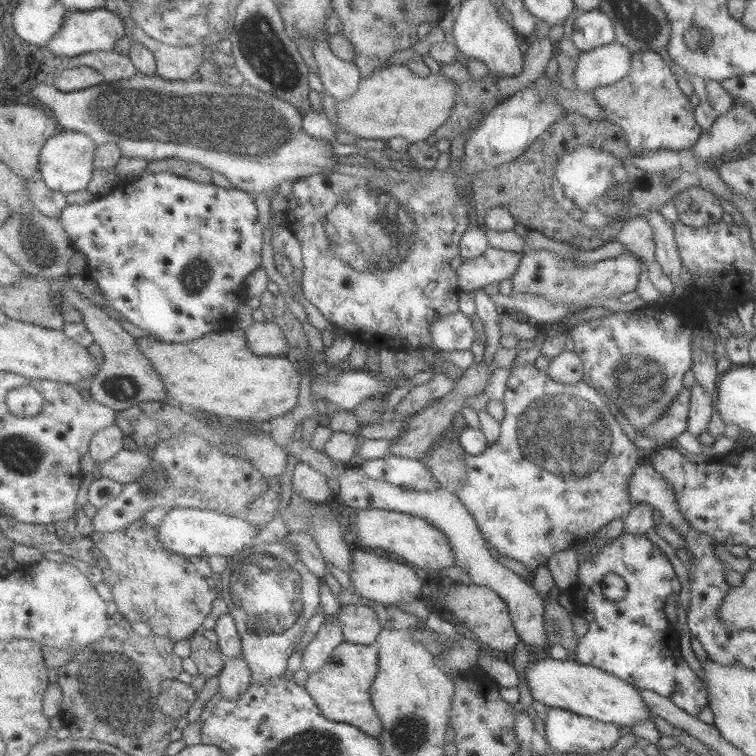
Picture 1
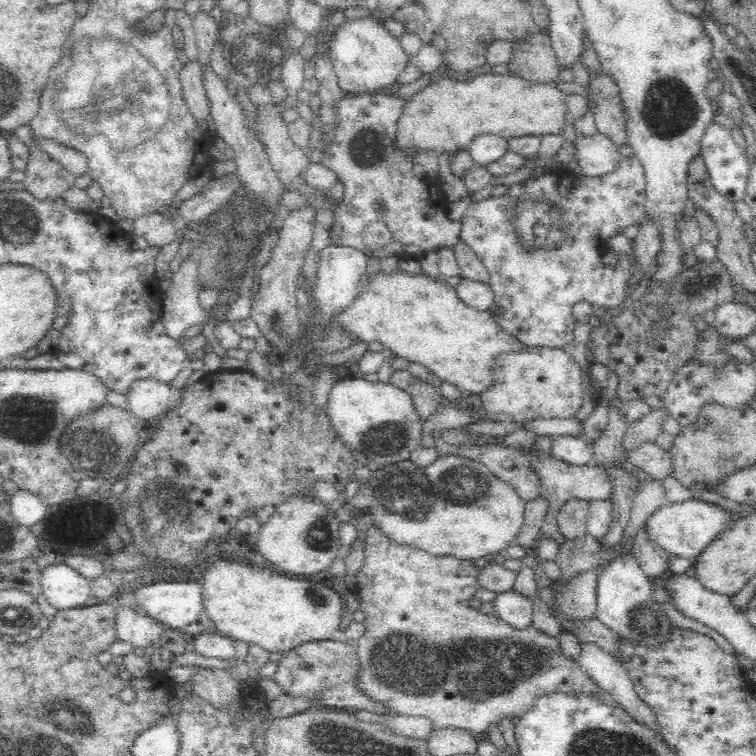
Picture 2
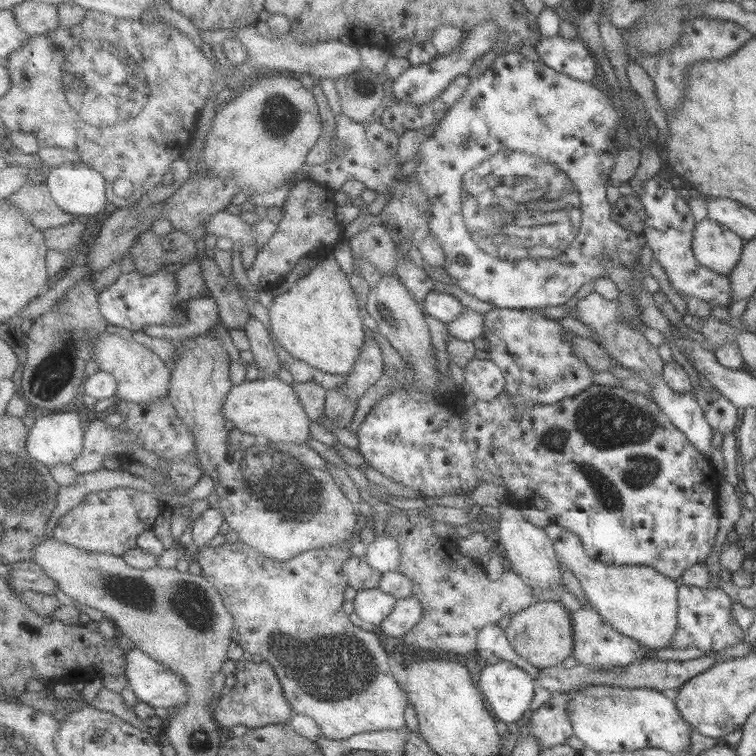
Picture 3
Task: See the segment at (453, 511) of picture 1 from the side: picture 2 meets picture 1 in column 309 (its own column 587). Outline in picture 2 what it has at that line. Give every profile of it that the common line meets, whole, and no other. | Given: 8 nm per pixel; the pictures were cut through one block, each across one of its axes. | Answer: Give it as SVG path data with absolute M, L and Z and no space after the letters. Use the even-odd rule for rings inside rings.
M552 435L550 454L552 457L568 464L588 465L593 462L593 452L586 445L582 436Z

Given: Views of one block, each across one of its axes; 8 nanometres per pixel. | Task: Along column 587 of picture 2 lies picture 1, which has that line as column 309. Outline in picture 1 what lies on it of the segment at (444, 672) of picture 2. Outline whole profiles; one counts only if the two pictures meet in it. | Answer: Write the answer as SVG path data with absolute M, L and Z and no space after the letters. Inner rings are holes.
M343 641L333 652L323 669L308 675L306 690L321 707L327 718L351 723L365 734L379 737L385 731L382 718L372 700L372 689L379 674L379 648L374 645Z

